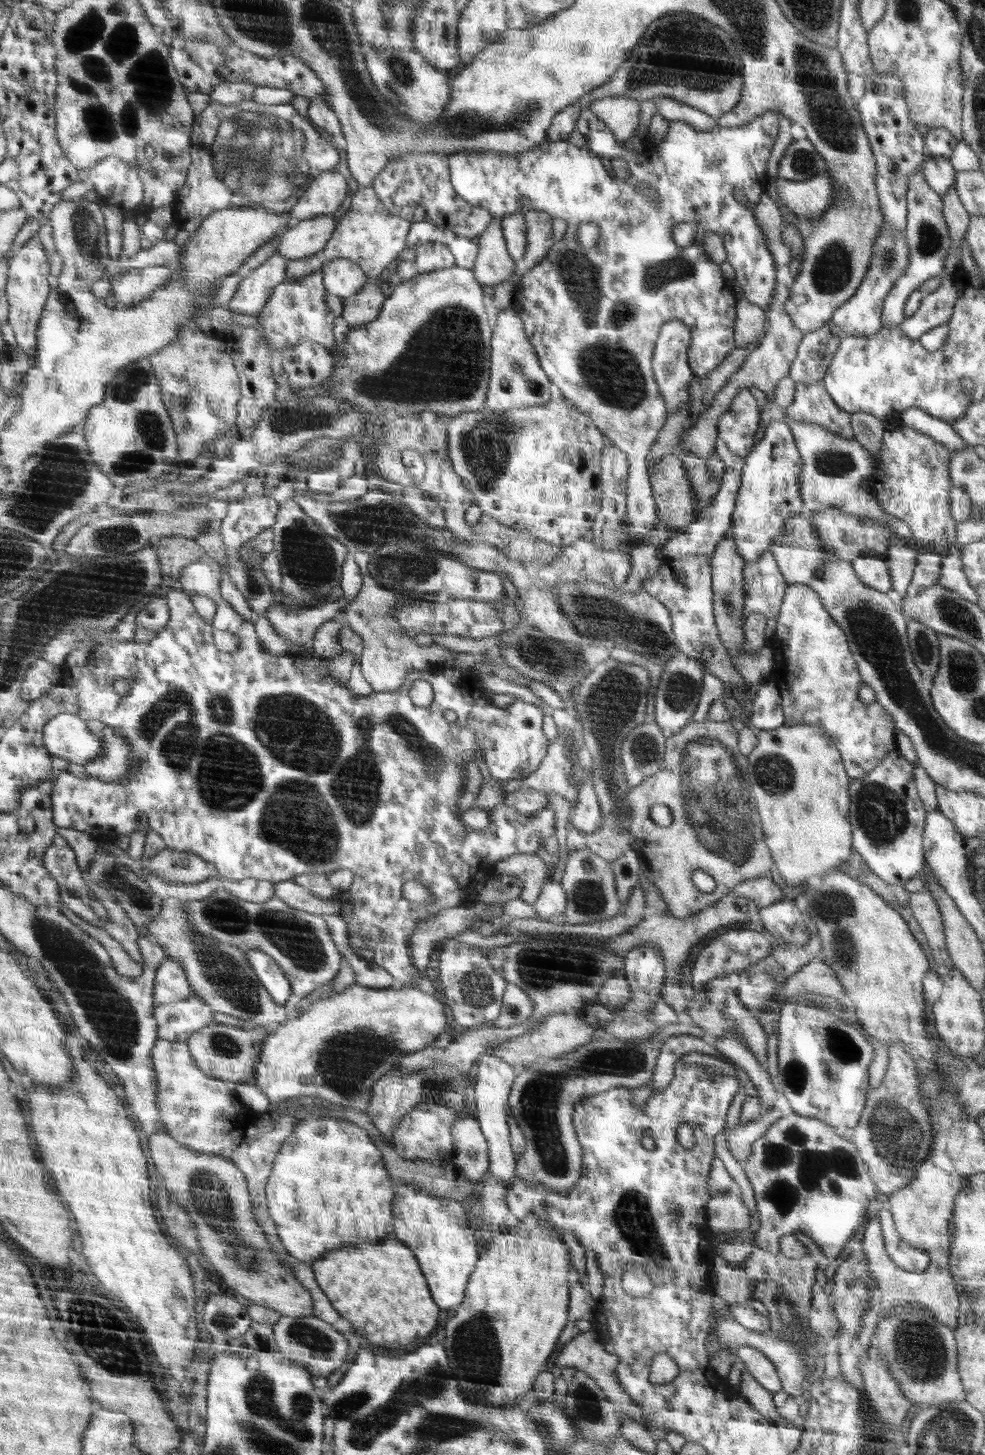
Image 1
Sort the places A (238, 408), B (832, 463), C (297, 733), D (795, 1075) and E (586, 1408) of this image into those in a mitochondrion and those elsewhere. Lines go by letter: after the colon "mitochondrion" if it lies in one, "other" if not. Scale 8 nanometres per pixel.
A: other
B: mitochondrion
C: mitochondrion
D: mitochondrion
E: mitochondrion

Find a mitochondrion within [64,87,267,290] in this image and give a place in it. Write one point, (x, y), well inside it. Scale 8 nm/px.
(85, 229)

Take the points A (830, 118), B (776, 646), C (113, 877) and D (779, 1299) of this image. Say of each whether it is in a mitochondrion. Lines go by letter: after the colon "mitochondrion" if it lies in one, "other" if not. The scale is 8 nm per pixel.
A: mitochondrion
B: other
C: mitochondrion
D: other

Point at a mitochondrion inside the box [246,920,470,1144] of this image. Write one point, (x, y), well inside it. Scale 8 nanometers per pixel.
(345, 1059)

